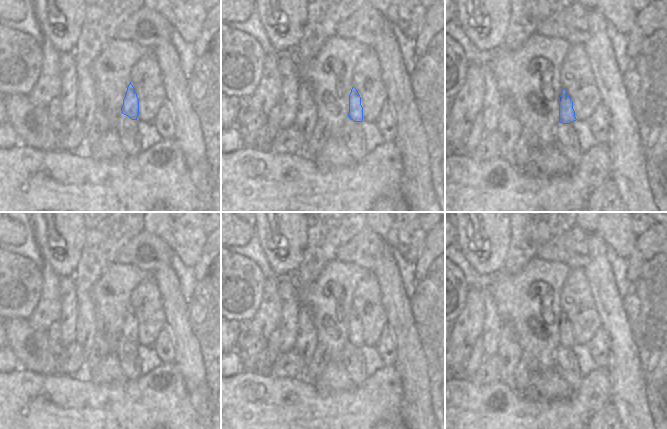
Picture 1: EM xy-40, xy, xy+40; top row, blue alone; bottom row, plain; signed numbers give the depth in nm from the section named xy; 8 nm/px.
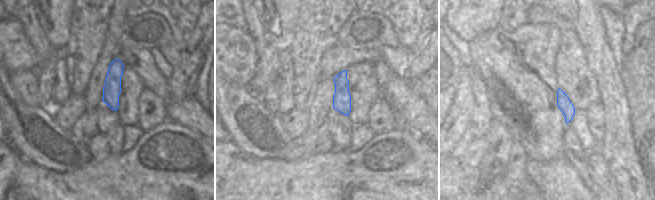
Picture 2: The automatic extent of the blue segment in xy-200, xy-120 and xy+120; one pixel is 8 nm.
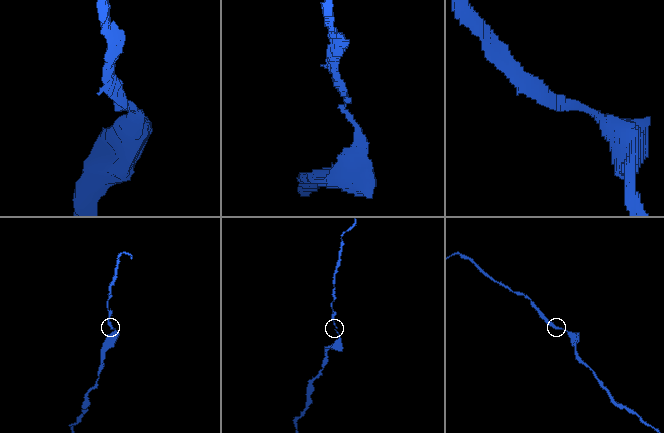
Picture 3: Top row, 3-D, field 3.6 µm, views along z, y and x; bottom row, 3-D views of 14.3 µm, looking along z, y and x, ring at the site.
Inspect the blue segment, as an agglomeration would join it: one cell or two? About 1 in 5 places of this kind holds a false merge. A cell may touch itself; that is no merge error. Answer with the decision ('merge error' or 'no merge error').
no merge error

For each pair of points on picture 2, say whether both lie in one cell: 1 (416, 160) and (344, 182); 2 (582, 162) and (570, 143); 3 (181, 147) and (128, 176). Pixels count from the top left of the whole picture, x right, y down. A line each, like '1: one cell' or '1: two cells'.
1: one cell
2: one cell
3: one cell

